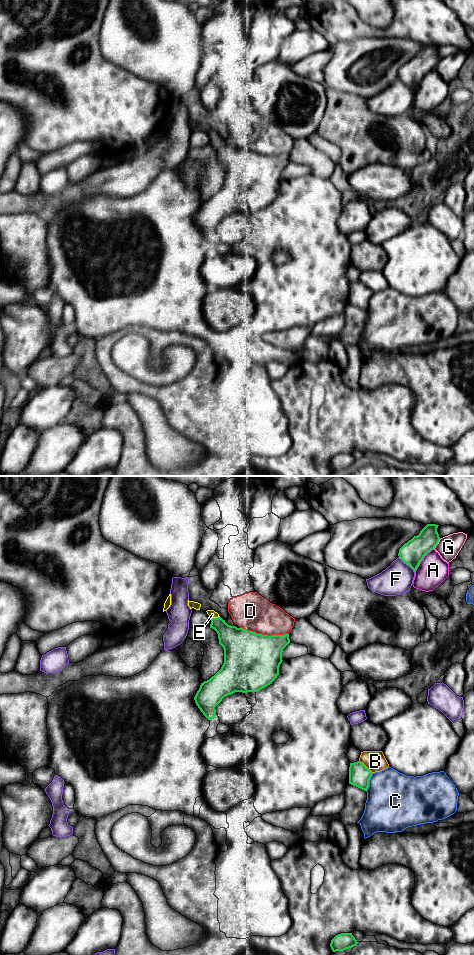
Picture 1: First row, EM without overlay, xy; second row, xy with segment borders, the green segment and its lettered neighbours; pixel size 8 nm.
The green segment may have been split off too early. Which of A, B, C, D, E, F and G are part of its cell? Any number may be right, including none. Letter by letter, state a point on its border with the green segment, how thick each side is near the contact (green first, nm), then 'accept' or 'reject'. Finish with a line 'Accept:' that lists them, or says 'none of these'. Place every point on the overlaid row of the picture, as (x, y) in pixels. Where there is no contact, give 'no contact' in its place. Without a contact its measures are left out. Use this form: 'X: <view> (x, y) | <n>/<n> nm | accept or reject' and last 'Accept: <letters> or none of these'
A: xy (422, 559) | 190/240 nm | reject
B: xy (366, 767) | 180/170 nm | reject
C: xy (368, 782) | 180/440 nm | reject
D: xy (264, 635) | 440/300 nm | reject
E: xy (215, 618) | 220/60 nm | accept
F: xy (407, 564) | 190/240 nm | reject
G: xy (437, 543) | 190/190 nm | reject
Accept: E

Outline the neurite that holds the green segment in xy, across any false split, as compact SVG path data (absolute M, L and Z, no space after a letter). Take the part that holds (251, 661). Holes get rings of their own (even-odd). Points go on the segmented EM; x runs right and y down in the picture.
M214 610L206 611L211 618L210 628L218 634L219 644L224 649L224 663L209 680L201 683L194 700L200 711L208 719L216 716L215 707L222 699L235 692L258 692L272 684L279 675L283 649L290 643L289 634L262 635L243 628L228 625Z

